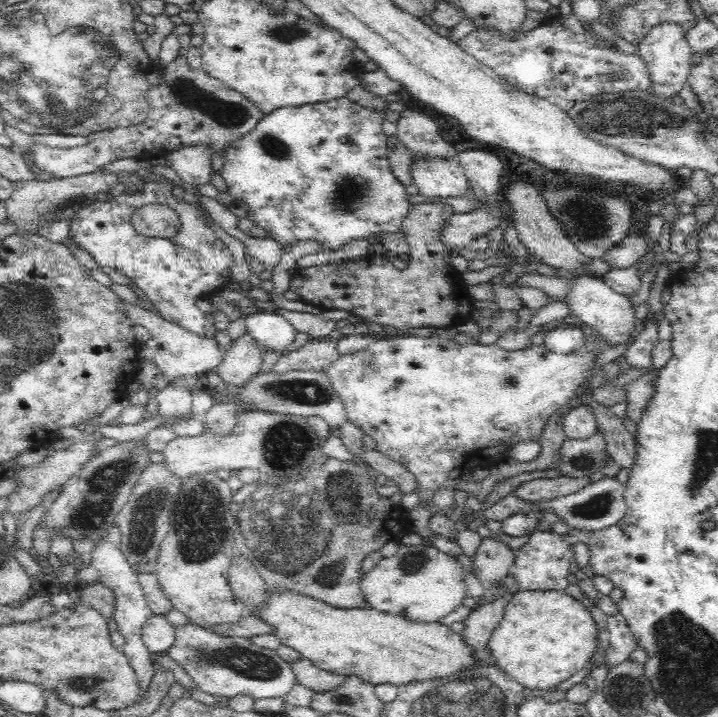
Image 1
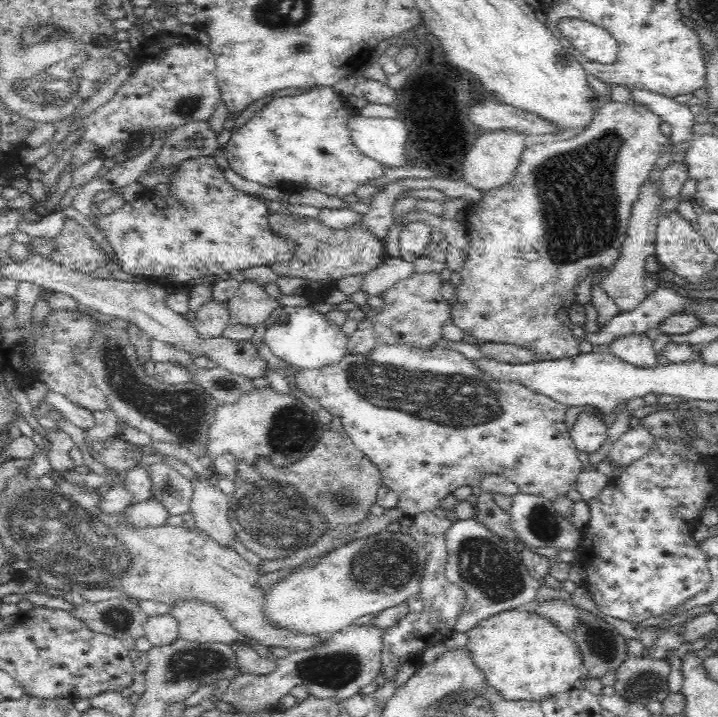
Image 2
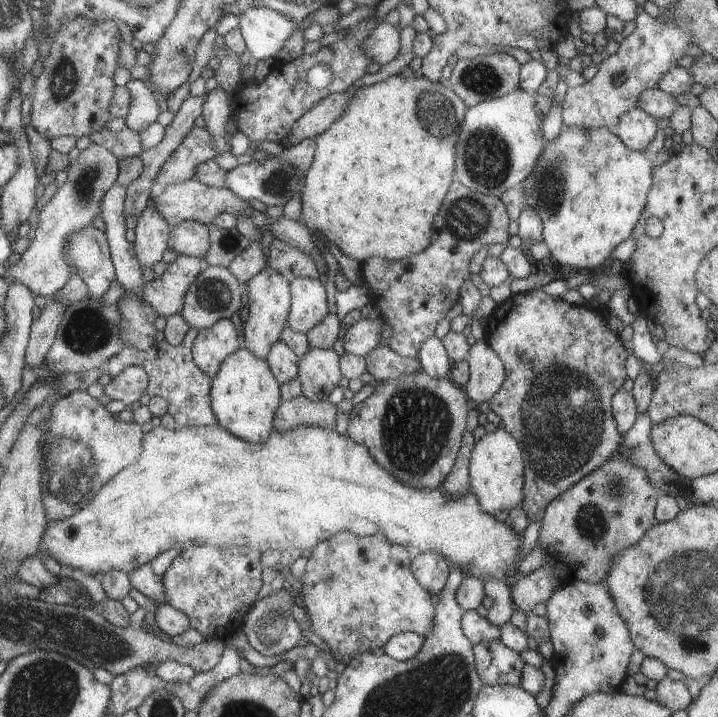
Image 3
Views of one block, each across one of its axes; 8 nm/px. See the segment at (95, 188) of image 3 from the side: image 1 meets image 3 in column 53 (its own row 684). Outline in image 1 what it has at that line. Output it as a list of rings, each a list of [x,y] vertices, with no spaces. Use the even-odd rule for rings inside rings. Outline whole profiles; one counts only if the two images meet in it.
[[[193,623],[176,627],[176,642],[168,655],[182,666],[197,688],[217,699],[232,700],[238,696],[247,696],[253,701],[285,699],[297,683],[291,666],[276,651],[259,648],[243,637],[216,636]]]

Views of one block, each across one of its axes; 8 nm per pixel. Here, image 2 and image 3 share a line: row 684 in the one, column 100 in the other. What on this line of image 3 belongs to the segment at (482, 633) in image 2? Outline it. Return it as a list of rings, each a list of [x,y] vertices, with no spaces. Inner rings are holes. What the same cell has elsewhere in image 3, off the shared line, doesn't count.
[[[218,423],[214,425],[201,426],[182,426],[169,430],[163,426],[151,427],[144,436],[144,444],[141,447],[139,458],[135,463],[119,471],[113,478],[99,491],[99,494],[87,503],[79,512],[73,516],[65,517],[60,521],[51,521],[47,527],[46,533],[42,538],[42,550],[57,560],[59,564],[68,565],[72,568],[78,568],[85,573],[90,574],[98,579],[102,579],[106,572],[120,570],[129,574],[134,568],[142,564],[149,563],[157,555],[168,551],[170,548],[186,549],[195,545],[209,545],[223,549],[232,546],[246,546],[249,548],[259,549],[260,551],[269,550],[304,550],[313,548],[318,542],[331,538],[345,531],[358,537],[368,537],[371,535],[383,535],[385,540],[391,544],[401,545],[410,551],[411,554],[419,554],[427,551],[440,553],[451,568],[453,564],[459,565],[462,569],[463,576],[471,576],[479,579],[481,582],[486,579],[495,579],[511,586],[518,579],[519,572],[517,567],[519,562],[517,554],[523,535],[515,532],[500,515],[490,515],[480,509],[477,497],[472,493],[471,488],[457,498],[449,498],[440,489],[426,489],[425,487],[412,487],[402,483],[394,477],[392,473],[386,471],[371,455],[363,443],[351,440],[346,434],[341,435],[335,430],[324,429],[318,426],[308,427],[301,425],[293,427],[292,430],[278,431],[273,428],[271,434],[262,443],[250,443],[241,437],[235,436],[224,429]]]

